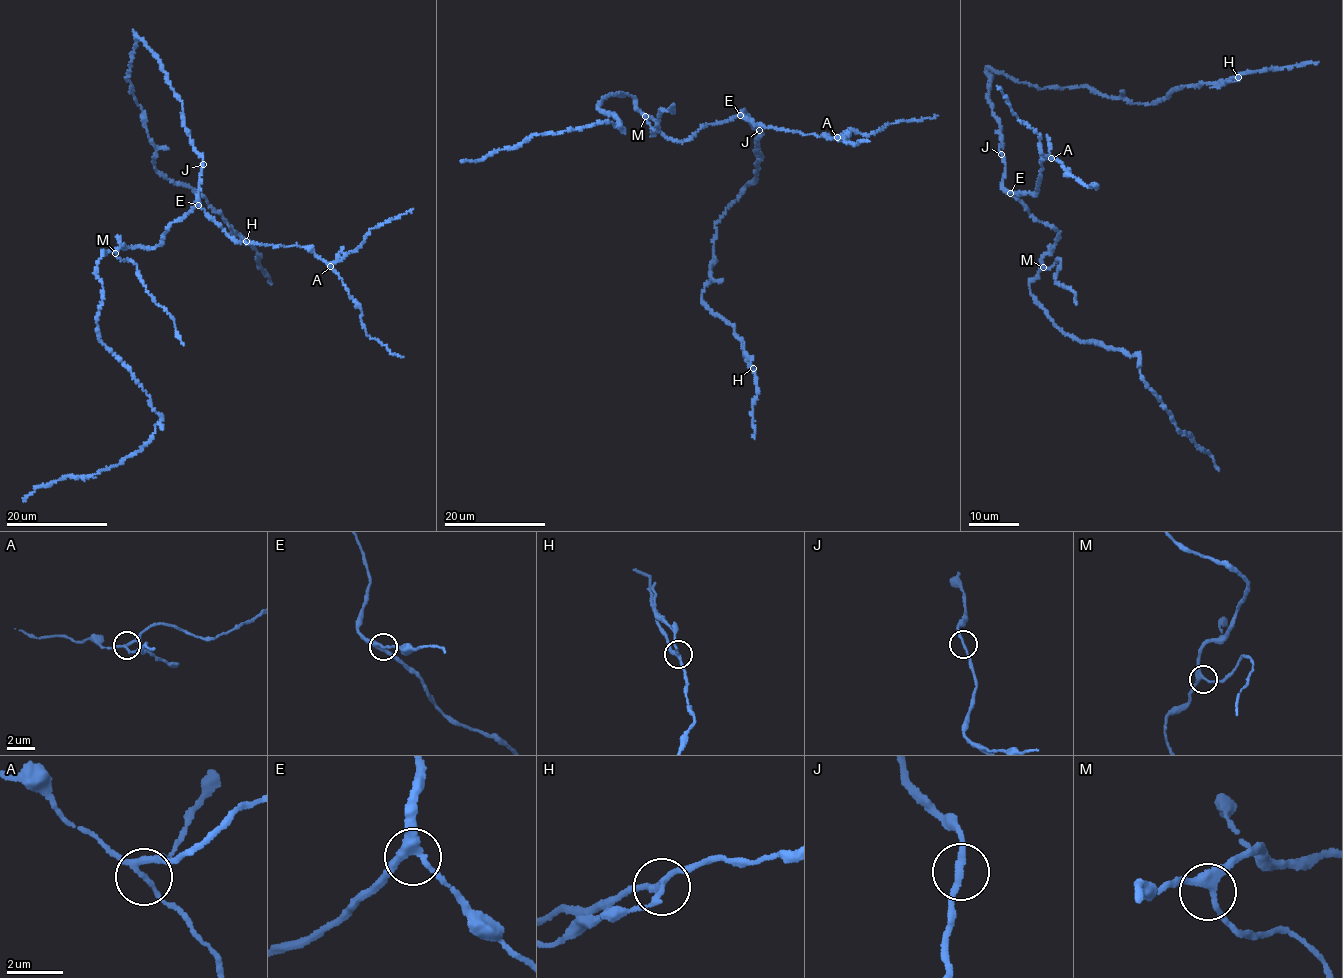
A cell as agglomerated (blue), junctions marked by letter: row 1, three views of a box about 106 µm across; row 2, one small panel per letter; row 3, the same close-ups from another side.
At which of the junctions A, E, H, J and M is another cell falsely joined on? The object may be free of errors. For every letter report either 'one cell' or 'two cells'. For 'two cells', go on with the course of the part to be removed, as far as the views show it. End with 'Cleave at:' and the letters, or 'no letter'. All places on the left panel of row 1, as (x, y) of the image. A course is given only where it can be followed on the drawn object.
A: one cell
E: one cell
H: two cells | (246, 240), (233, 233), (229, 225)
J: one cell
M: one cell
Cleave at: H

